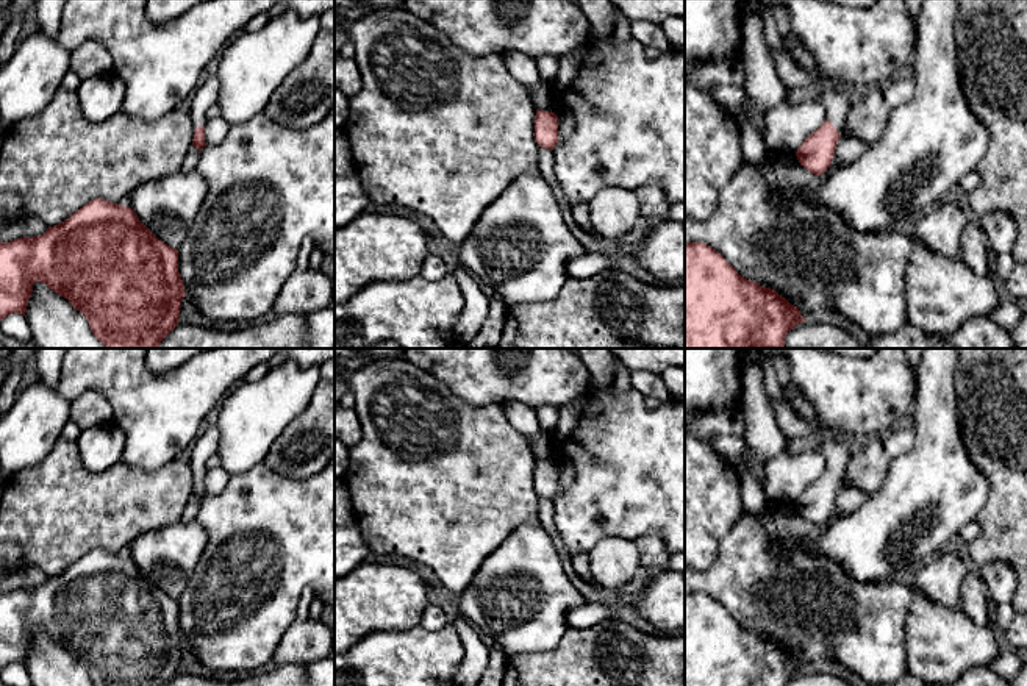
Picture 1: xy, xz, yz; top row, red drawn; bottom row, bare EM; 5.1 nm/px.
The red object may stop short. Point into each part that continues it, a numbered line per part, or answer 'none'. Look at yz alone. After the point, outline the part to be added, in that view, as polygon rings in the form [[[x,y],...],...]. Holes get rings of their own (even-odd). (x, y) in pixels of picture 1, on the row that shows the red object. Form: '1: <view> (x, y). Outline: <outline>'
1: yz (837, 100). Outline: [[[822,86],[818,91],[818,100],[827,108],[828,120],[839,128],[850,106],[850,91],[835,86]]]

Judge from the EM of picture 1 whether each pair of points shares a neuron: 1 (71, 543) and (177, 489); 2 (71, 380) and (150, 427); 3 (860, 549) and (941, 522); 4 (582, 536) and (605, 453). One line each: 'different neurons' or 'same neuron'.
1: same neuron
2: same neuron
3: same neuron
4: same neuron

